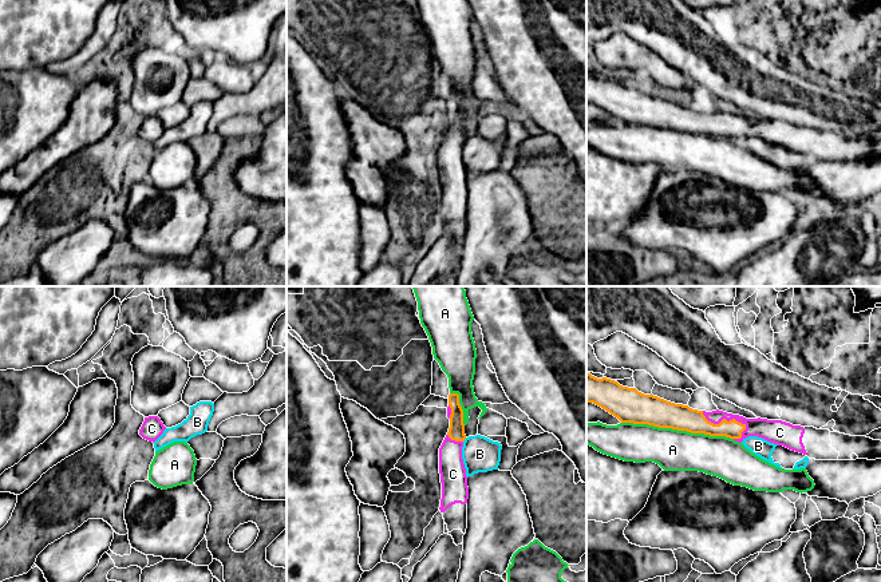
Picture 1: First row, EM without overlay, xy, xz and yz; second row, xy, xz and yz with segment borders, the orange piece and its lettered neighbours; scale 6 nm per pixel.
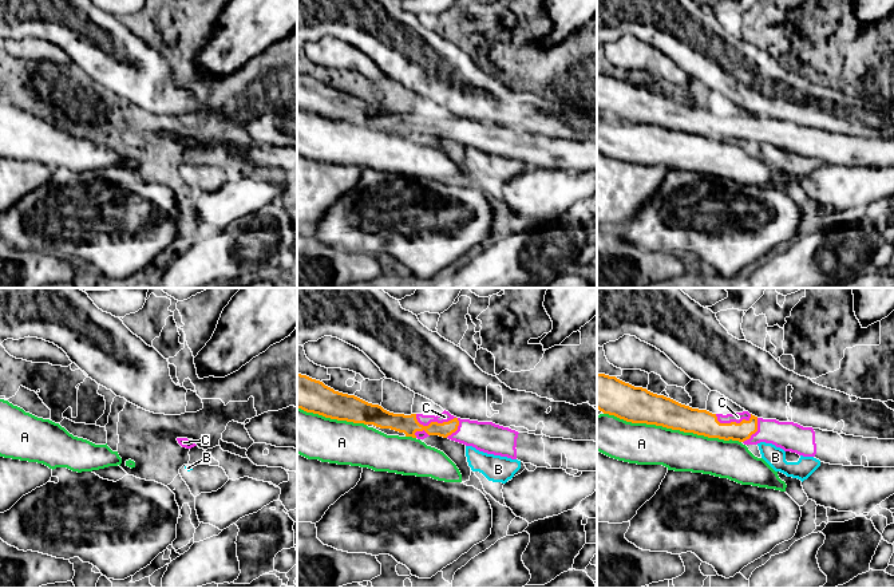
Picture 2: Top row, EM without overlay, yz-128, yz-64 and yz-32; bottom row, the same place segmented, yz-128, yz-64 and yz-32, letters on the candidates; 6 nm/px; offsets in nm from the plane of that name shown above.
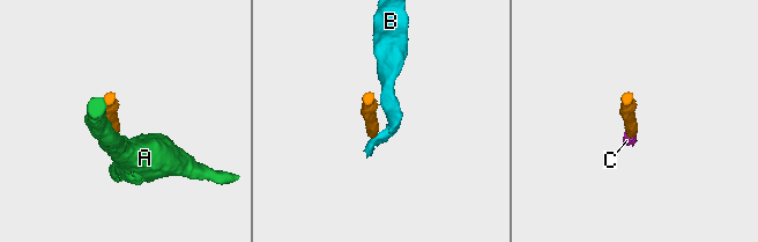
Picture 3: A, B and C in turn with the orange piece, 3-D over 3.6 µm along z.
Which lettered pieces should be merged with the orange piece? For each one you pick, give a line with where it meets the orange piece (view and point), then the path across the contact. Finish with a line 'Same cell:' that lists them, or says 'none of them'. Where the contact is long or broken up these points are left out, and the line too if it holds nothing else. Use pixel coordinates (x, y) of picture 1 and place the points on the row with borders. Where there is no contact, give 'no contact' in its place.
C: meets orange in yz at (726, 420); runs through yz (684, 419), (706, 423), (726, 420), (763, 428)
Same cell: C

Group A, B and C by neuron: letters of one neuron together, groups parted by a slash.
A / B / C

